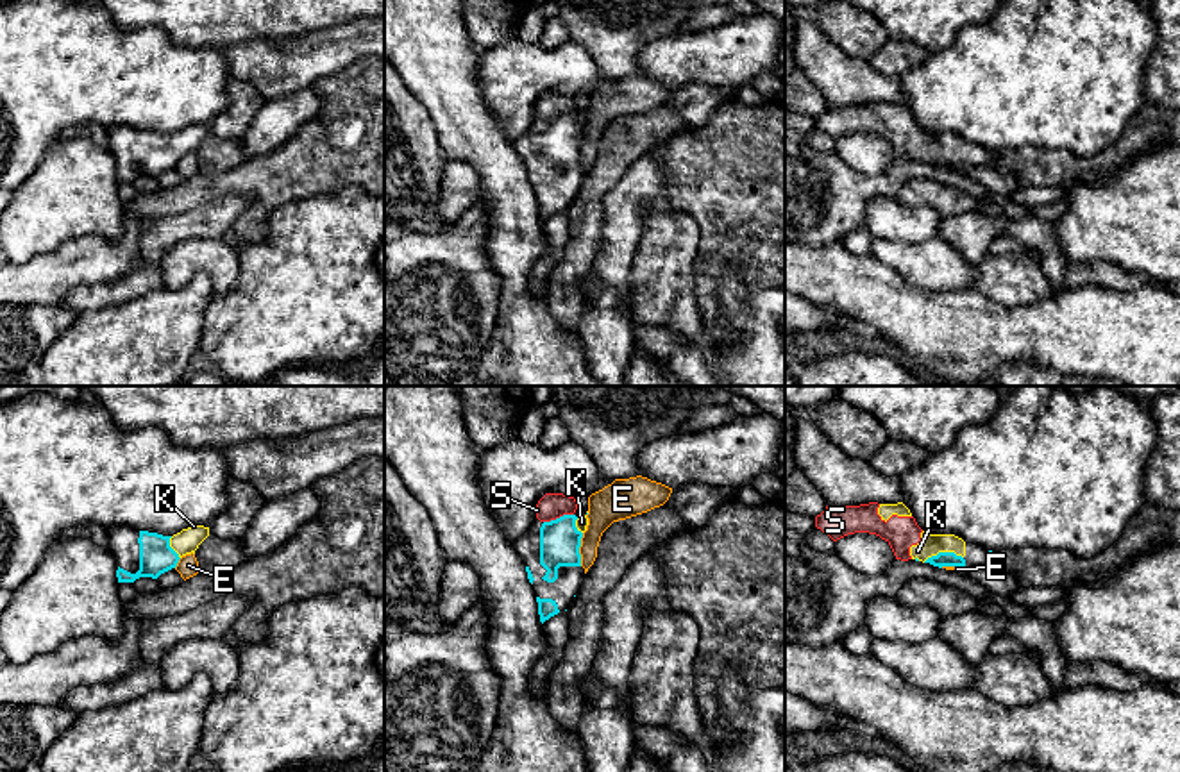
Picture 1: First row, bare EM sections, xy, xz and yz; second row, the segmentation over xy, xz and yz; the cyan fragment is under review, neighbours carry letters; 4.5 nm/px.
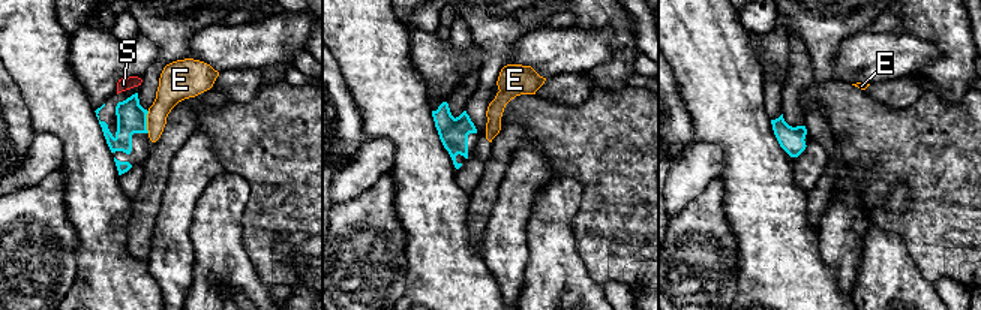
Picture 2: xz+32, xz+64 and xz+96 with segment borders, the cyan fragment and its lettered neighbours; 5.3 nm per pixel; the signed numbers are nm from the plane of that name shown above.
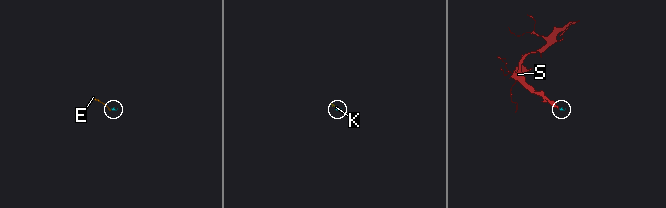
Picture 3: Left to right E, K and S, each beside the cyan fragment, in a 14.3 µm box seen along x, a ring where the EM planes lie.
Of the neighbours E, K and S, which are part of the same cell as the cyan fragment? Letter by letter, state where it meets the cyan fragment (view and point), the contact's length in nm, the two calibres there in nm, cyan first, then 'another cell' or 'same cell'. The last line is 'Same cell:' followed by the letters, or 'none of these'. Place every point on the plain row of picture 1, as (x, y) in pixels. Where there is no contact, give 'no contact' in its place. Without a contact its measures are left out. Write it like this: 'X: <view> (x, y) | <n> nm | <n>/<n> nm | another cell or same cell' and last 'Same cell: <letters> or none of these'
E: xz (578, 149) | 150 nm | 190/160 nm | another cell
K: yz (943, 152) | 190 nm | 70/100 nm | same cell
S: xz (560, 117) | 140 nm | 190/120 nm | same cell
Same cell: K, S

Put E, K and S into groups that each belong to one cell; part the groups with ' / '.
E / K S

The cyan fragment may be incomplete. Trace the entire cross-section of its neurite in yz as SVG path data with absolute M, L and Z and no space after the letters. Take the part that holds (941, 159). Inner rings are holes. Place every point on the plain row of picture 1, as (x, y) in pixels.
M903 102L826 105L815 116L815 127L833 141L855 132L876 134L890 145L896 159L901 161L915 159L939 168L962 166L967 172L992 168L992 150L965 143L955 134L924 132Z

